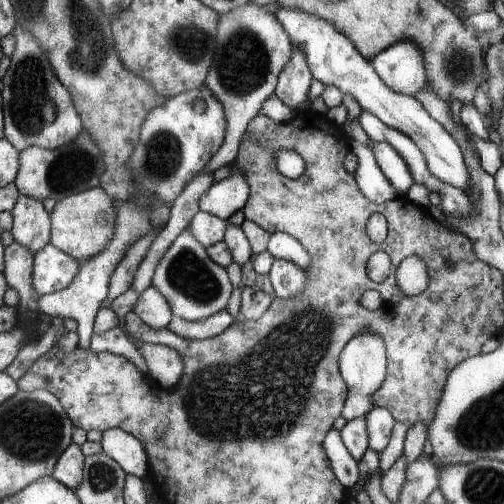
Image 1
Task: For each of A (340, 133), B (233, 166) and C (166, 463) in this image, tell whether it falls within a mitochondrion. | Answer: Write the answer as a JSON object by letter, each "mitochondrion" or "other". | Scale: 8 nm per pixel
{"A":"other","B":"other","C":"other"}

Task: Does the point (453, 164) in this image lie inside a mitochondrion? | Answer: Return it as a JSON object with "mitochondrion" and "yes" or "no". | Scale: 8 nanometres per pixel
{"mitochondrion":"no"}

